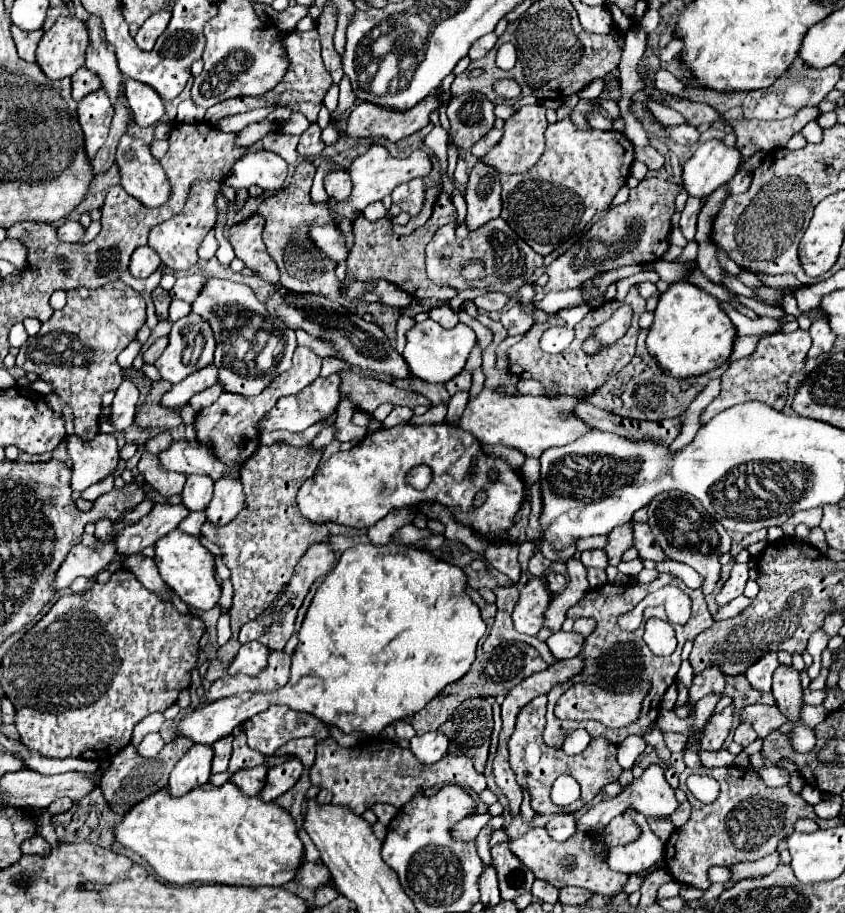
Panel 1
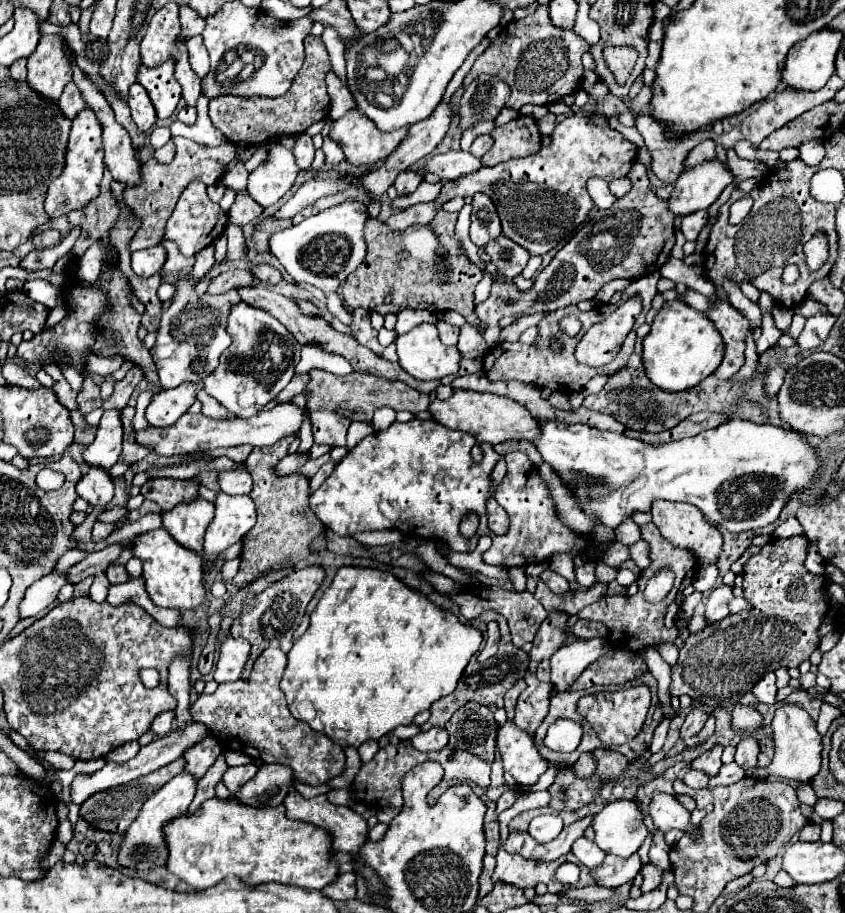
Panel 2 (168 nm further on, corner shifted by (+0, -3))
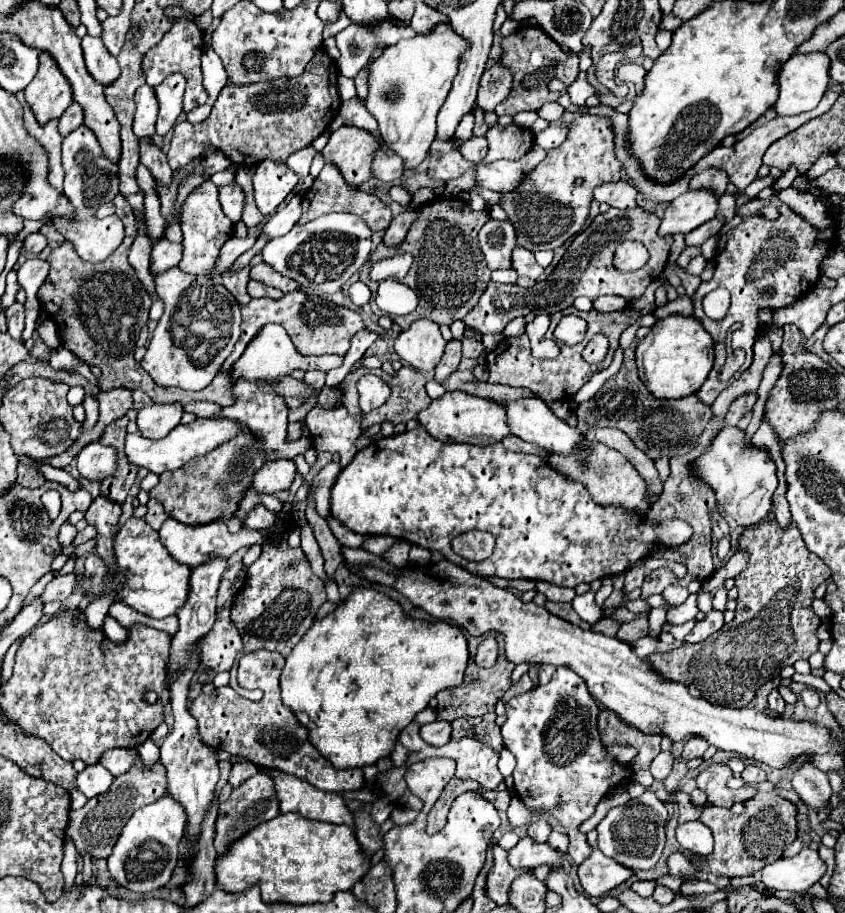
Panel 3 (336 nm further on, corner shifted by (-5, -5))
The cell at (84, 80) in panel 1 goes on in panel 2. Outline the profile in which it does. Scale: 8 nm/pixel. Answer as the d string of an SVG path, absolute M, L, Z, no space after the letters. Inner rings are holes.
M73 81L65 87L65 91L59 99L59 107L61 107L63 115L69 119L73 119L81 109L85 109L85 99L81 99L81 91L77 91L77 85Z

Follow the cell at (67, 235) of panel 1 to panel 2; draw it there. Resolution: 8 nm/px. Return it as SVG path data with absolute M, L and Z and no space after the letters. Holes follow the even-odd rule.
M49 229L49 231L43 231L39 235L33 235L35 247L53 247L53 245L61 243L61 239L63 239L63 235L57 229Z

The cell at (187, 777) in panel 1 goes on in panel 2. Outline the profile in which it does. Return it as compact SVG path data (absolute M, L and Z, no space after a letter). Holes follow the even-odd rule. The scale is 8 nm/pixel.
M183 771L183 773L175 775L169 783L165 783L159 791L155 791L141 807L137 819L125 831L125 839L123 839L121 851L119 851L119 863L125 867L141 869L141 871L165 865L167 847L163 841L163 823L167 823L187 811L189 803L193 801L195 789L197 789L197 779L193 779L193 775L189 775L189 771Z

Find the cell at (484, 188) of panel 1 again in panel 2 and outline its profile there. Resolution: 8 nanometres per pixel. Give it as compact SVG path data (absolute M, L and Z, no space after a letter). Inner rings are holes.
M485 193L473 195L473 213L471 213L471 241L477 247L485 247L487 241L495 239L501 233L501 223L495 211L493 201Z

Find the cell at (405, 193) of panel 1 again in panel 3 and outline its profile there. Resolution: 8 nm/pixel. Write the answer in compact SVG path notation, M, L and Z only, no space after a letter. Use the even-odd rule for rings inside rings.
M384 145L378 147L378 151L374 153L374 161L372 161L372 175L382 181L382 183L392 183L396 179L400 179L404 173L402 167L402 159L394 153L390 153ZM378 157L378 161L376 161Z

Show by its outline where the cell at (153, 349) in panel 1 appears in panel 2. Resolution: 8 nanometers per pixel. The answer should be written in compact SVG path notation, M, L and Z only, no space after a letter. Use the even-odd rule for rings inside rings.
M133 365L133 367L129 369L129 373L115 385L113 395L111 395L107 401L103 401L103 403L107 403L107 409L123 409L123 407L127 405L131 393L133 393L133 389L135 389L143 379L145 379L143 369L137 367L137 365Z

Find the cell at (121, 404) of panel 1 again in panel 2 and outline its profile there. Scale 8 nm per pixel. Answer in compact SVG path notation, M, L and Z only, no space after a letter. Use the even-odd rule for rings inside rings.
M105 411L97 429L95 441L83 451L83 459L91 467L111 469L121 455L123 429L121 429L121 411Z

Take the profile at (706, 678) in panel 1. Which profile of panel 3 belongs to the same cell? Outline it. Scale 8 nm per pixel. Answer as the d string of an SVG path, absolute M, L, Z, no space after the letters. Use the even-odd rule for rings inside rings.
M688 739L684 745L684 751L682 751L682 759L690 761L696 757L702 757L706 749L708 749L708 743L704 739Z

